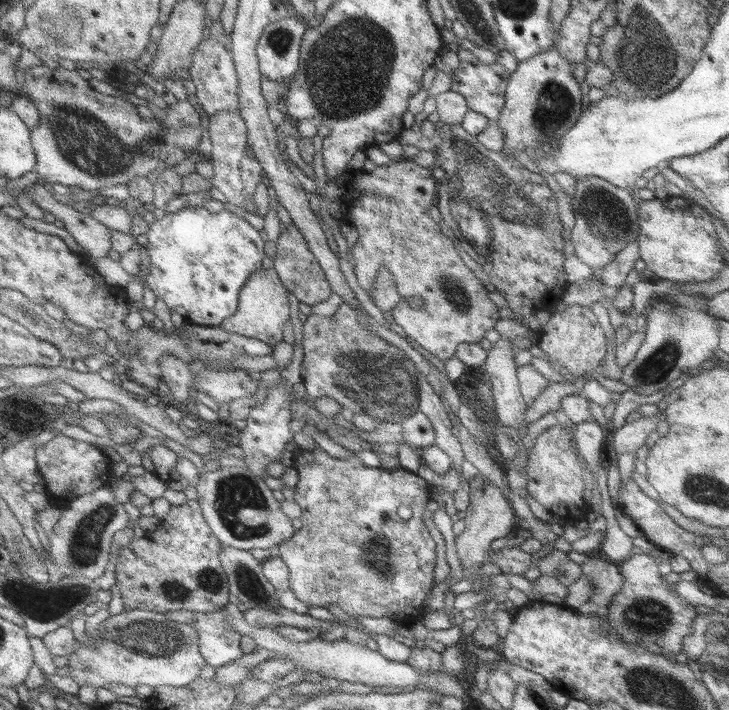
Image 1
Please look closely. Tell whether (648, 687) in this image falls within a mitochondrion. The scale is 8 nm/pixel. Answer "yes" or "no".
yes

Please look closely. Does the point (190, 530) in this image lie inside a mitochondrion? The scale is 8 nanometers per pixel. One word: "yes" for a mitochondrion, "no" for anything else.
no

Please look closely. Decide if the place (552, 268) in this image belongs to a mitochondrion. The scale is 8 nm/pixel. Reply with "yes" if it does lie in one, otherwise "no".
no

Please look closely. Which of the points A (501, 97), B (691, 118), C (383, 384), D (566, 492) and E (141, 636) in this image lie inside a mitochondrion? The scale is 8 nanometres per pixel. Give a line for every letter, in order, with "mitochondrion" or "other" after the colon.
A: other
B: other
C: mitochondrion
D: mitochondrion
E: mitochondrion

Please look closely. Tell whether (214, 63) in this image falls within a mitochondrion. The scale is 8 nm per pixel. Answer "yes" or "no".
no

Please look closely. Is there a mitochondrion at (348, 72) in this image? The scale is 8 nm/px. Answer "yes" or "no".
yes

